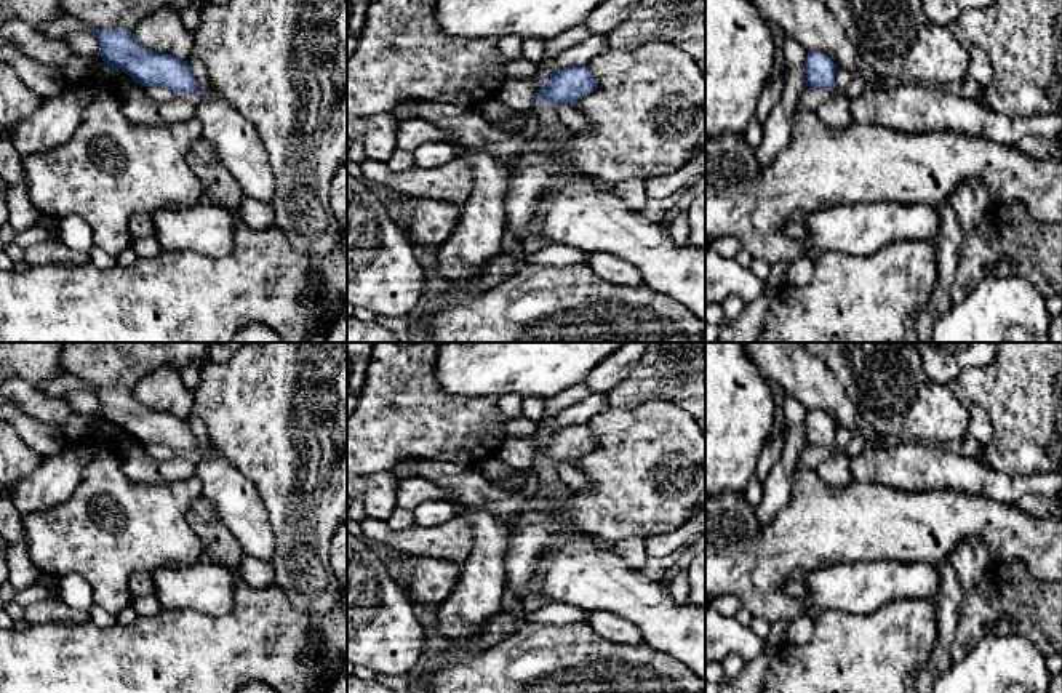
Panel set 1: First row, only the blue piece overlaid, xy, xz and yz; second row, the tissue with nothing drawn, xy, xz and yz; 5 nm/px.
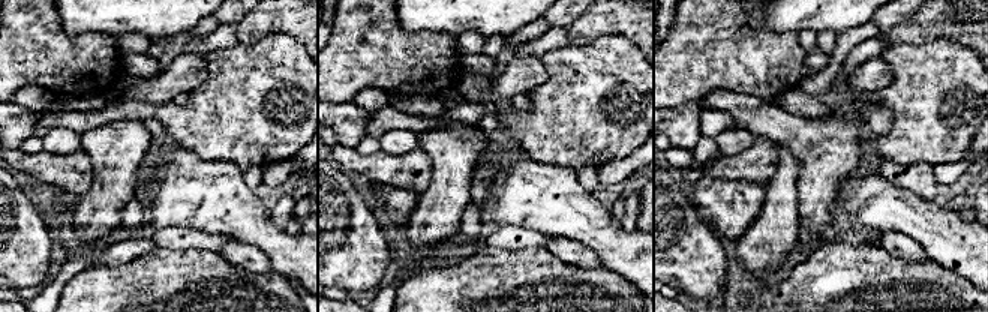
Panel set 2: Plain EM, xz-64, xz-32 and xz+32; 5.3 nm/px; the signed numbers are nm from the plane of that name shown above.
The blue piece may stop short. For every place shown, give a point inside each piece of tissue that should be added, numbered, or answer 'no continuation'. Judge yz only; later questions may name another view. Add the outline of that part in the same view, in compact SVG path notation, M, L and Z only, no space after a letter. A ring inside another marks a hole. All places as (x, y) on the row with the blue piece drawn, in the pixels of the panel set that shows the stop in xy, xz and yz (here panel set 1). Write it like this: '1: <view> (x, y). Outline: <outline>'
no continuation

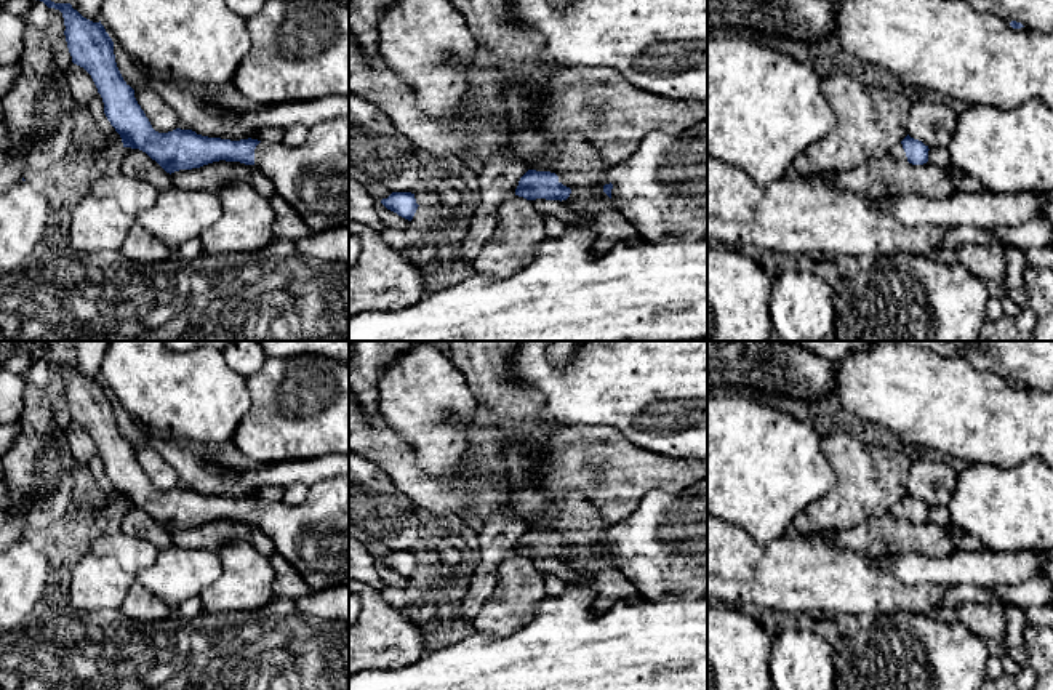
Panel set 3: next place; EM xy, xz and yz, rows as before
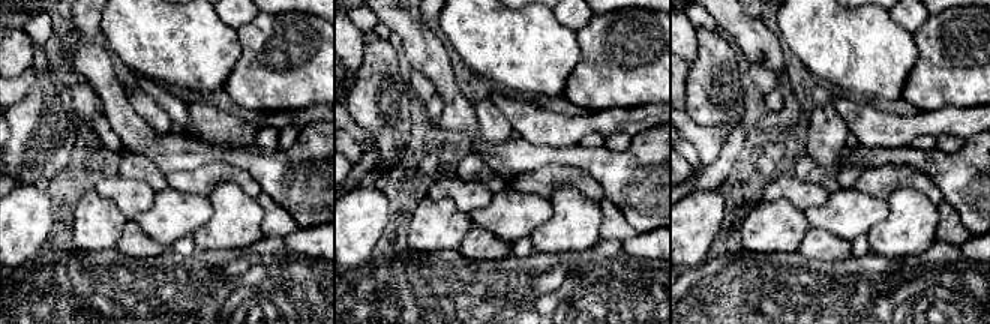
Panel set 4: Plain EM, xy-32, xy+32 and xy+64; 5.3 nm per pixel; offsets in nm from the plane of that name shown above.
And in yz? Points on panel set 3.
1: yz (896, 152). Outline: M896 144L890 149L890 155L898 162L907 162L906 152L903 149L903 144Z

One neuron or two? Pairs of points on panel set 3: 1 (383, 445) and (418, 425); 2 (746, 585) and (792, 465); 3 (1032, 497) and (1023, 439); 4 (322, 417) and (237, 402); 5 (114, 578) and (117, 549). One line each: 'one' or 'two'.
1: two
2: two
3: two
4: two
5: two

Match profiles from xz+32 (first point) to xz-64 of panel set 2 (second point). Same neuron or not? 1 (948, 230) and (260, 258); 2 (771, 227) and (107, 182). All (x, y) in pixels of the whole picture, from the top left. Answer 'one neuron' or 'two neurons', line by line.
1: two neurons
2: one neuron

